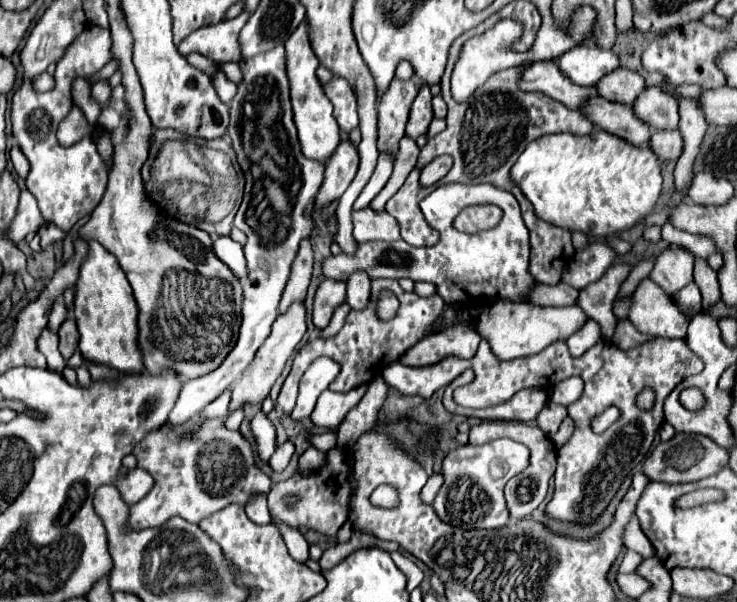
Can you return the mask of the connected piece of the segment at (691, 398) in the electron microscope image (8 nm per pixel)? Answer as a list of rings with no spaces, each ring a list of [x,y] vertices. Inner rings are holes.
[[[686,388],[680,394],[681,404],[688,410],[694,412],[701,409],[705,404],[705,399],[697,388]]]

